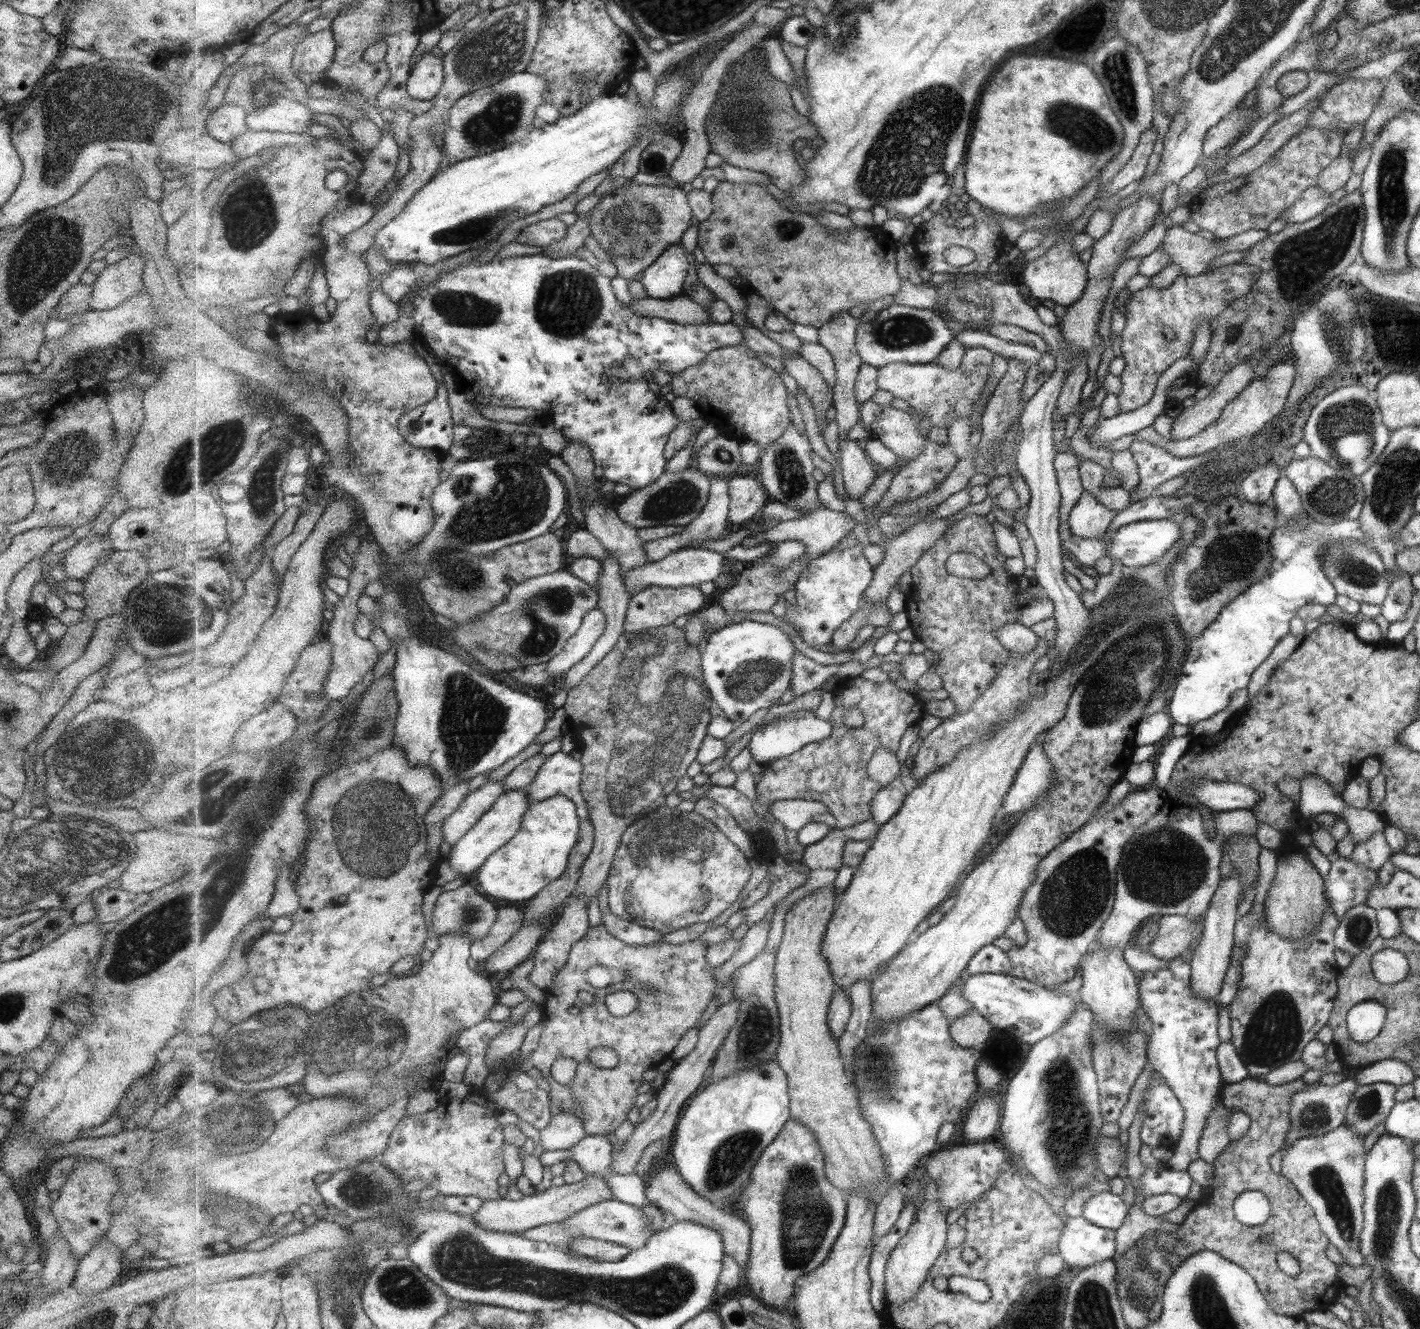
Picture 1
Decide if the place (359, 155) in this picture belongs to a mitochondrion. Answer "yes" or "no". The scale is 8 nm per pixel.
no

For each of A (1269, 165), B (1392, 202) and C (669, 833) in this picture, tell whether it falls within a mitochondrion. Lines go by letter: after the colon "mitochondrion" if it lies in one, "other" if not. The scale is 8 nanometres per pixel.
A: other
B: mitochondrion
C: mitochondrion

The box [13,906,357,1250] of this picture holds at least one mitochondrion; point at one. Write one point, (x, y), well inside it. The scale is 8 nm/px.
(271, 1046)

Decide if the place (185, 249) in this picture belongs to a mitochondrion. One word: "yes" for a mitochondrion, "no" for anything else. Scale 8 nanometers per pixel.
no

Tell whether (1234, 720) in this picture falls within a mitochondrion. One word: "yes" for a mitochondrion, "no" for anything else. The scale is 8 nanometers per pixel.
no

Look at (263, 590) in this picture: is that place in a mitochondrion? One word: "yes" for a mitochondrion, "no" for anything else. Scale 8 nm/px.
yes

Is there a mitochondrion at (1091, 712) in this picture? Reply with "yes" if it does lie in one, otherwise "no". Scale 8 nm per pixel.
yes

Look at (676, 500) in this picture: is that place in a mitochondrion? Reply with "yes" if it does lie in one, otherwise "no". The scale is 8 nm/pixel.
yes

